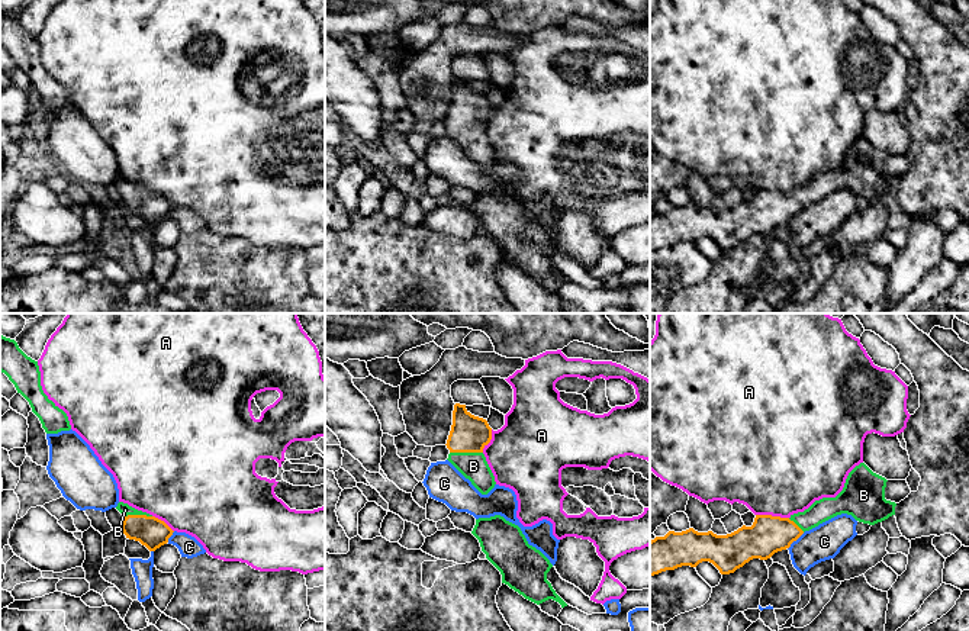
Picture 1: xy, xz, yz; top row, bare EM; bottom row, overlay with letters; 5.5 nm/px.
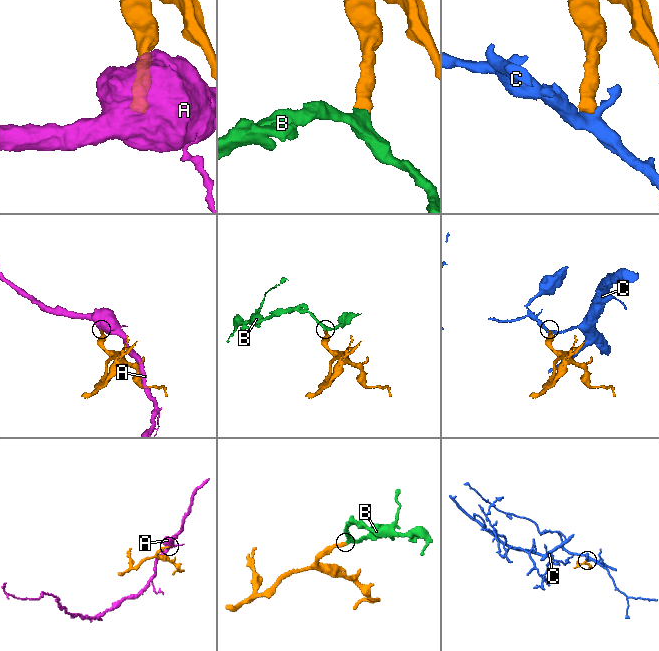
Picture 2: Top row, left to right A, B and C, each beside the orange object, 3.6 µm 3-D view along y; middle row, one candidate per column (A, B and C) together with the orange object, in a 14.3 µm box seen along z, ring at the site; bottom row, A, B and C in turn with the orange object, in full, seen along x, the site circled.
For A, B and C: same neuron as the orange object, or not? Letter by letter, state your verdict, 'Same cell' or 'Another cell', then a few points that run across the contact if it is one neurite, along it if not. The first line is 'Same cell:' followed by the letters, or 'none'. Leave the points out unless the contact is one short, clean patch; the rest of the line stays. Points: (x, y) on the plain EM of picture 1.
Same cell: B
A: Another cell. Line: yz (756, 189), (788, 193)
B: Same cell. Line: xz (469, 109), (466, 126), (473, 141)
C: Another cell. Line: yz (804, 208), (788, 224)

